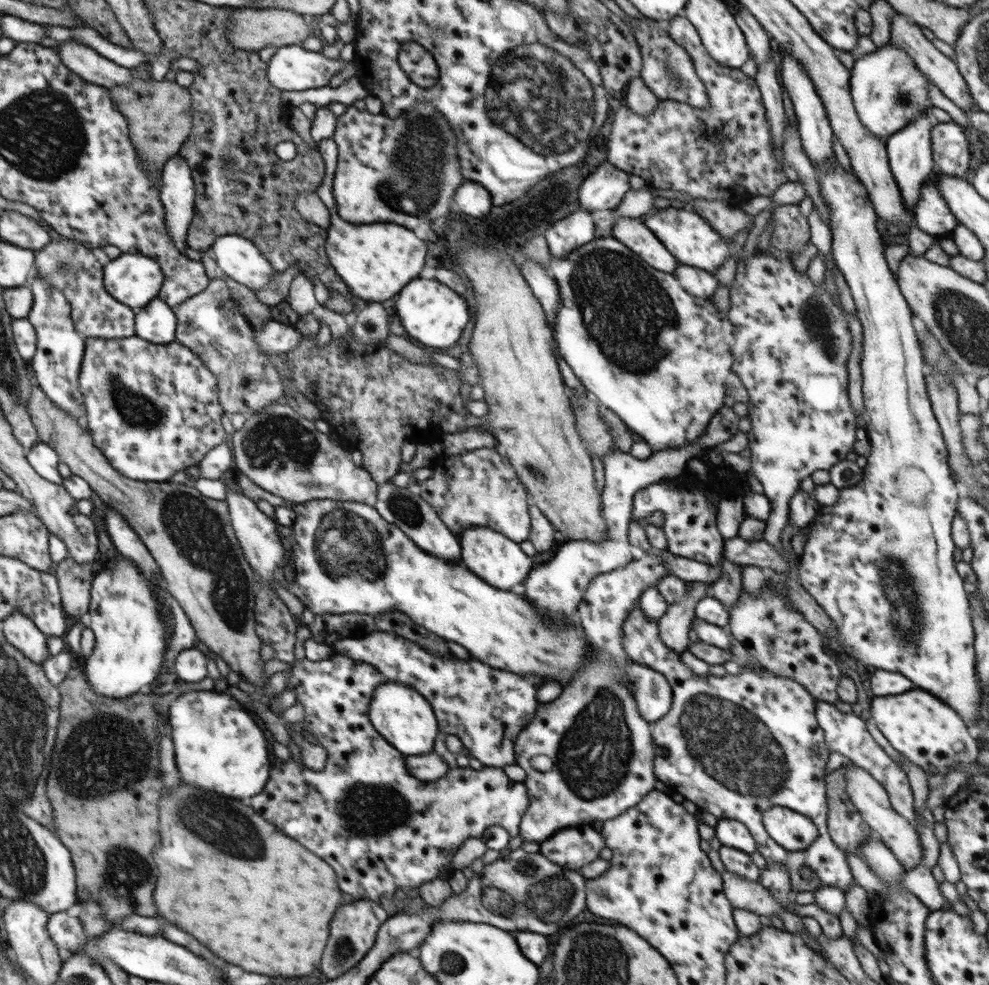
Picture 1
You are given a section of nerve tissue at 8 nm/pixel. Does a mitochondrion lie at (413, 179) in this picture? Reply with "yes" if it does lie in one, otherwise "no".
yes

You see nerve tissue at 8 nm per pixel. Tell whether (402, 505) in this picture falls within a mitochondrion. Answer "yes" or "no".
yes

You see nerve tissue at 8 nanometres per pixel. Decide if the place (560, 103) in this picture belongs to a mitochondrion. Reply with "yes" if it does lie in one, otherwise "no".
yes

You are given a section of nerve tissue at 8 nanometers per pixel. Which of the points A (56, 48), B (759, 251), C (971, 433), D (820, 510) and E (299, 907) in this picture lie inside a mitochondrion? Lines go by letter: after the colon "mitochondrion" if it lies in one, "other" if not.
A: other
B: other
C: mitochondrion
D: other
E: other

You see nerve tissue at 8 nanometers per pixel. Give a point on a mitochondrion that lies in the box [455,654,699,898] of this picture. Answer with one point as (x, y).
(595, 751)

